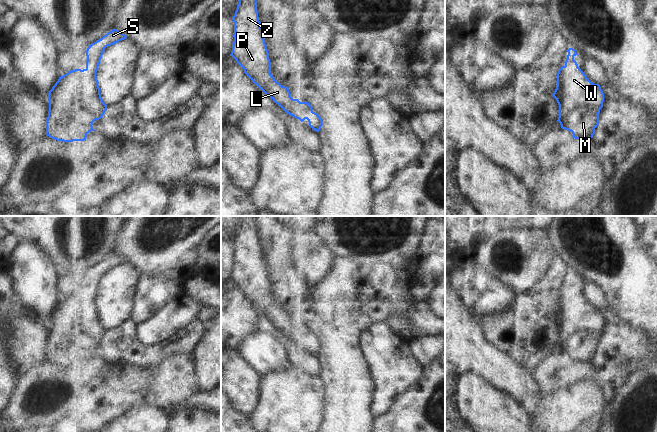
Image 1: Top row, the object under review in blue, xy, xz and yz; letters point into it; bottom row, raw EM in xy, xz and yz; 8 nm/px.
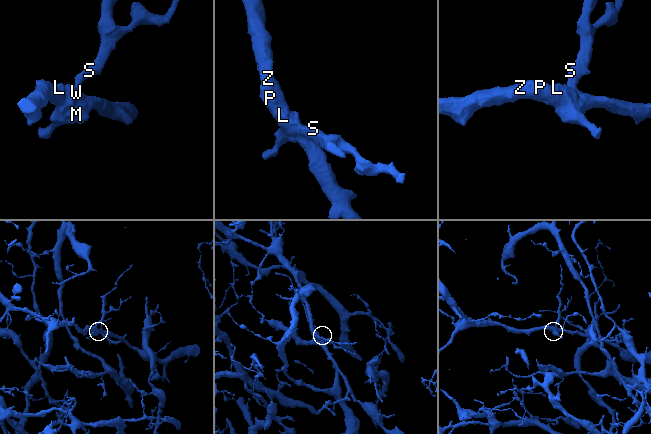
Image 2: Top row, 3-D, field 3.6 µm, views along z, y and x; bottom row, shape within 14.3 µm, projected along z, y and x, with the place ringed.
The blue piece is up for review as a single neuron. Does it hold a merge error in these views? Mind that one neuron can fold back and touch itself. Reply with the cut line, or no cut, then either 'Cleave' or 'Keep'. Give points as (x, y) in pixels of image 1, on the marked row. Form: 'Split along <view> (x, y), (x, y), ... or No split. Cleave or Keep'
No split. Keep.

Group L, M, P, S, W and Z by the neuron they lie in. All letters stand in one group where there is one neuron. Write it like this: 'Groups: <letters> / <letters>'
Groups: L M P S W Z

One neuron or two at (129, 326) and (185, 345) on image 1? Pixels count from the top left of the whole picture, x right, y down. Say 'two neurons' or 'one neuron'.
one neuron

